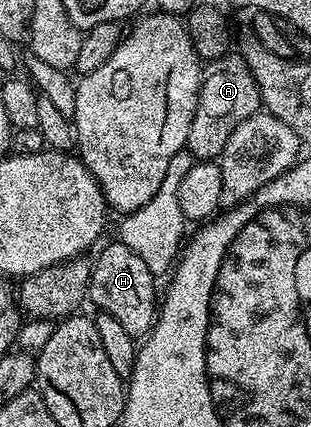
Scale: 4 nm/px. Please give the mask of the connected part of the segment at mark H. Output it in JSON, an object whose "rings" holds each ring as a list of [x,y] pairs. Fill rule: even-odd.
{"rings":[[[120,240],[113,241],[99,252],[98,259],[93,259],[88,298],[91,303],[94,301],[98,305],[97,309],[101,313],[116,316],[116,320],[124,327],[124,332],[128,332],[128,336],[142,340],[154,329],[156,321],[156,298],[154,302],[156,276],[148,268],[148,264],[144,264],[144,260],[140,260],[140,256],[136,256],[136,252],[132,252],[132,248],[128,248]]]}

